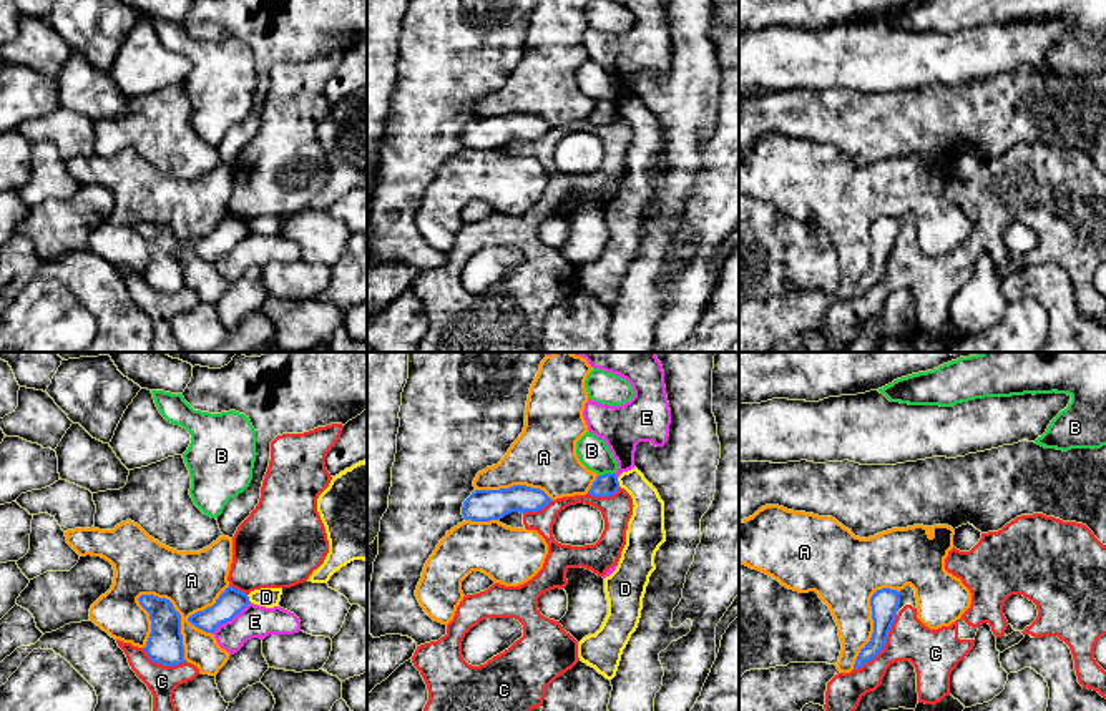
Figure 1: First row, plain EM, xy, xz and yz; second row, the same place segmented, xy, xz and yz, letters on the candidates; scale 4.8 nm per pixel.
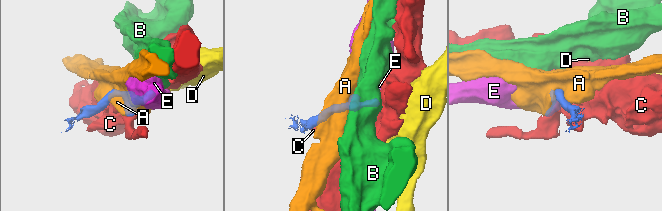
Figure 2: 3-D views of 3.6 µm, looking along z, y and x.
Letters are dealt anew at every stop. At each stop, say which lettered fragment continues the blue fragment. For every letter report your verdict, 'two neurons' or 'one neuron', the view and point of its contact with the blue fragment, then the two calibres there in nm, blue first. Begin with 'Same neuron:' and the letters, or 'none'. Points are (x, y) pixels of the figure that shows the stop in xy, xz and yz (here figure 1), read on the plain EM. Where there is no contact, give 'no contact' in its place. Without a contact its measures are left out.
Same neuron: none
A: two neurons | xy (180, 245) | 180/280 nm
B: two neurons | xz (605, 102) | 110/150 nm
C: two neurons | yz (884, 273) | 130/240 nm
D: two neurons | xz (618, 110) | 110/180 nm
E: two neurons | xy (230, 248) | 140/160 nm

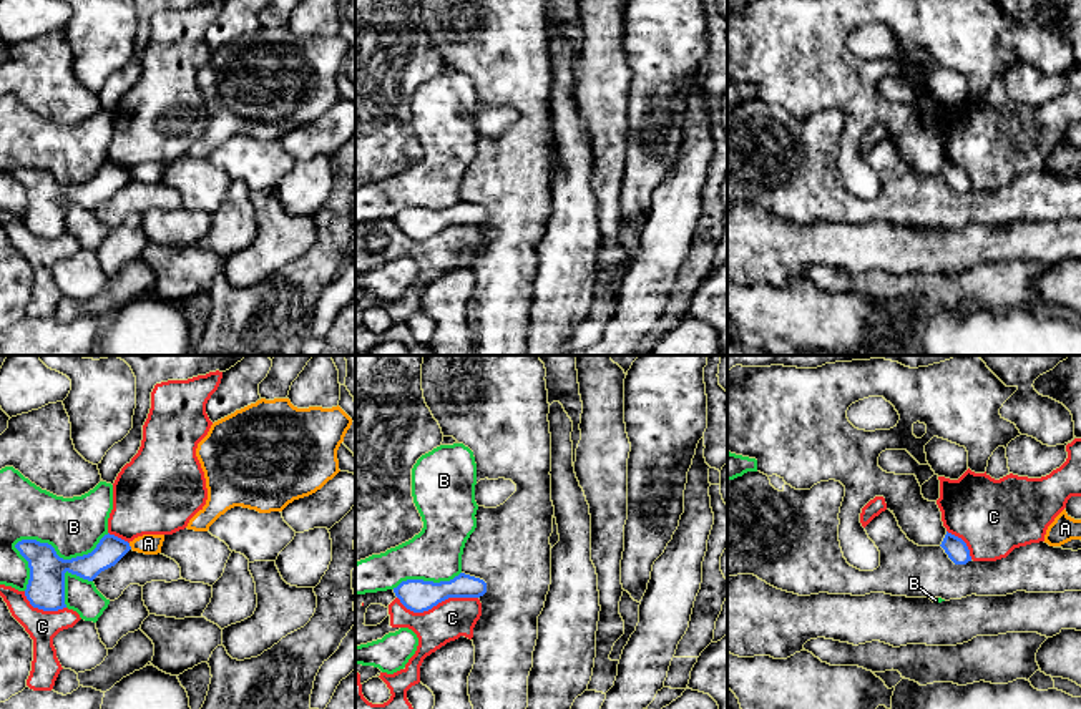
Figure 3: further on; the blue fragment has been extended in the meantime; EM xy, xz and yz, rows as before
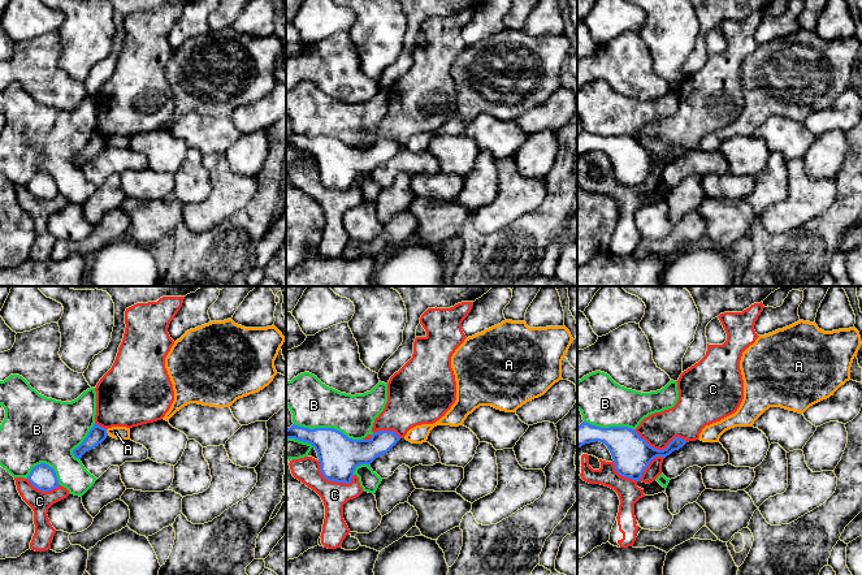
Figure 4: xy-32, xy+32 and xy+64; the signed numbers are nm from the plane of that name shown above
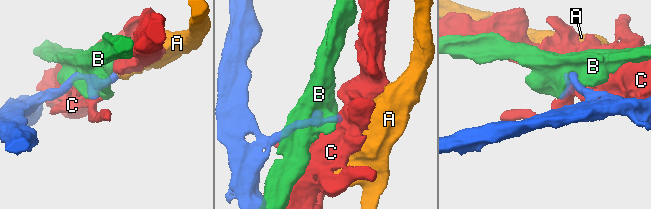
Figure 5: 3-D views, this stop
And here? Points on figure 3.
Same neuron: none
A: two neurons | xy (130, 175) | 140/100 nm
B: two neurons | xy (40, 171) | 190/280 nm
C: two neurons | xz (437, 231) | 160/190 nm

